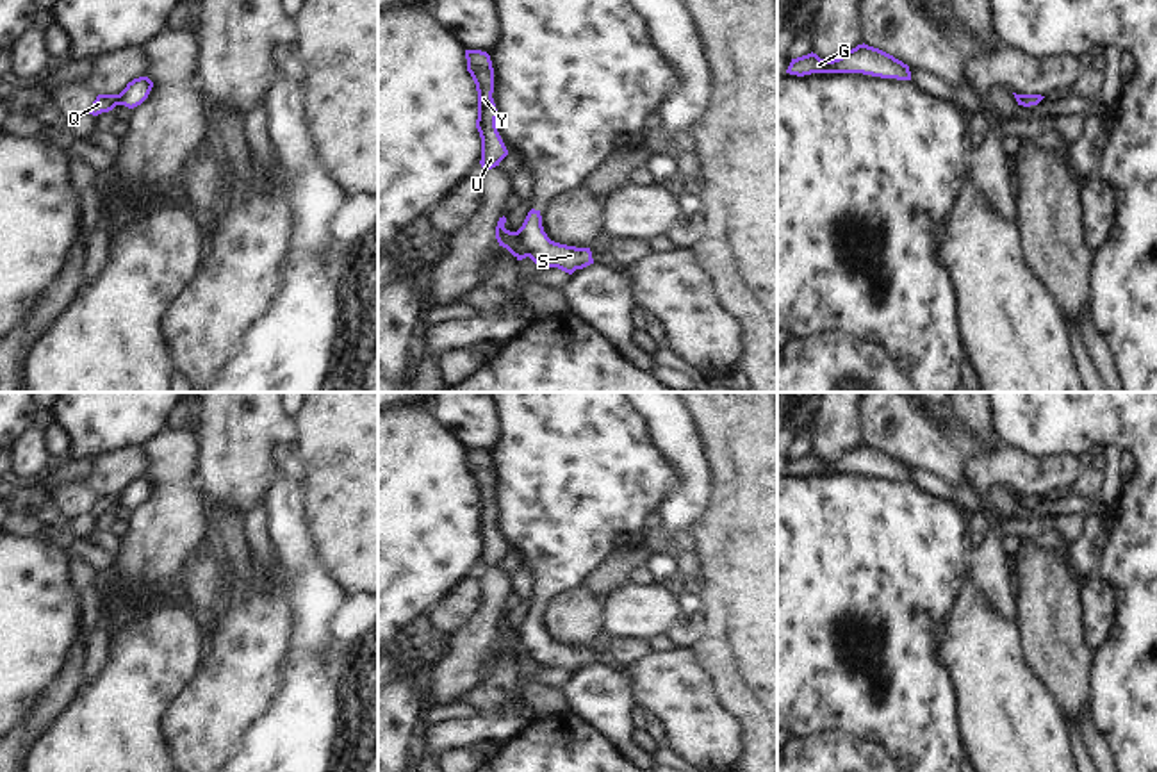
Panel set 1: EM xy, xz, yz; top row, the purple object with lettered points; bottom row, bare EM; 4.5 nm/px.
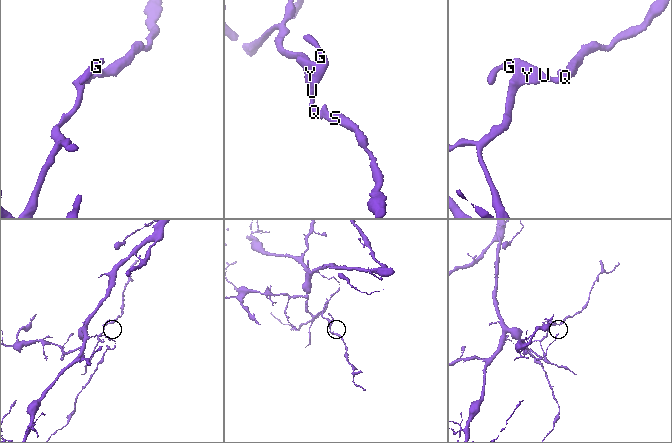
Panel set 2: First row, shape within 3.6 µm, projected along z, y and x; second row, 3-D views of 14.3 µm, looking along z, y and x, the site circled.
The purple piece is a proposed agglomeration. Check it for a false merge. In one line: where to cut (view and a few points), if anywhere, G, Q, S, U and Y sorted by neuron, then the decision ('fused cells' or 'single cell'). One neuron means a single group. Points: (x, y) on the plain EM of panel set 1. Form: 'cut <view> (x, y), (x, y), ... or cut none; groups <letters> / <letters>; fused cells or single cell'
cut xz (516, 632), (528, 655); groups G Q U Y / S; fused cells

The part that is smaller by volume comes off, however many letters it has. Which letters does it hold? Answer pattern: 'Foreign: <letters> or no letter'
Foreign: S

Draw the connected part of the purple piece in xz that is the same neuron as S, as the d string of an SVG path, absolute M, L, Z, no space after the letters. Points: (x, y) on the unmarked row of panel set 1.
M531 608L517 629L526 654L540 665L558 667L569 674L594 663L590 647L576 647L554 642L542 626L540 610Z

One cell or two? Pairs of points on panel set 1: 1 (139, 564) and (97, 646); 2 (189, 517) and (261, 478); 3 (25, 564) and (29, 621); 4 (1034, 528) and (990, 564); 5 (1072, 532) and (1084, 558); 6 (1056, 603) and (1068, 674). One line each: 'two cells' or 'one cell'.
1: two cells
2: two cells
3: one cell
4: one cell
5: two cells
6: one cell

